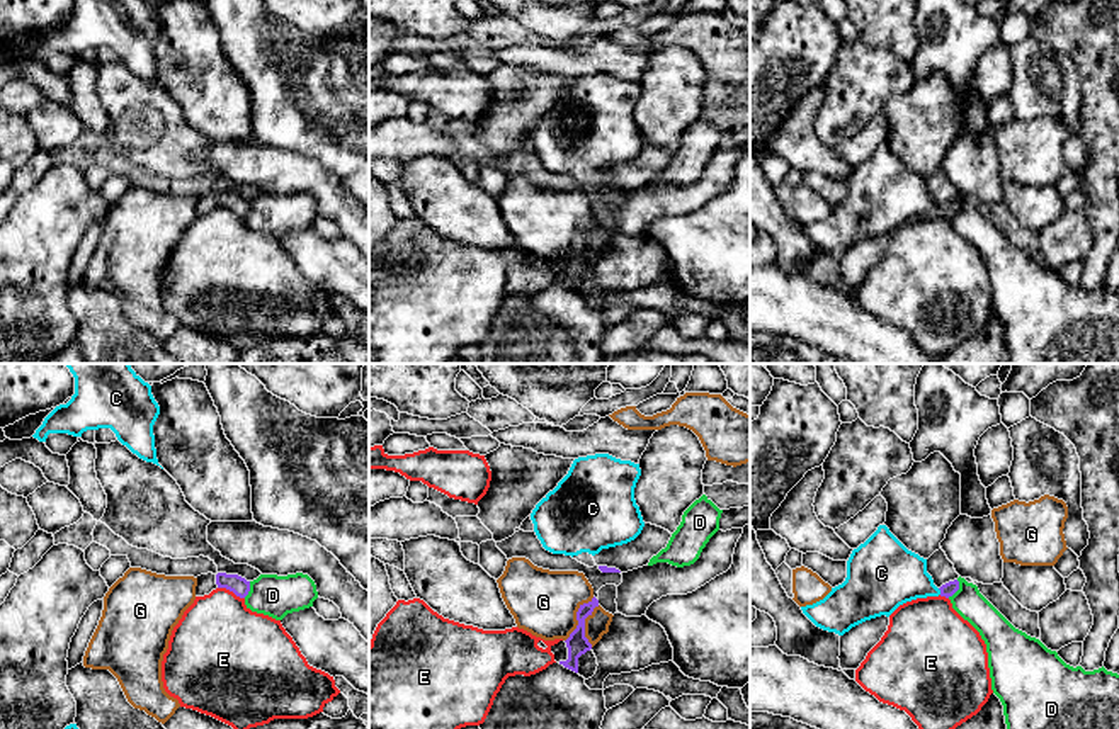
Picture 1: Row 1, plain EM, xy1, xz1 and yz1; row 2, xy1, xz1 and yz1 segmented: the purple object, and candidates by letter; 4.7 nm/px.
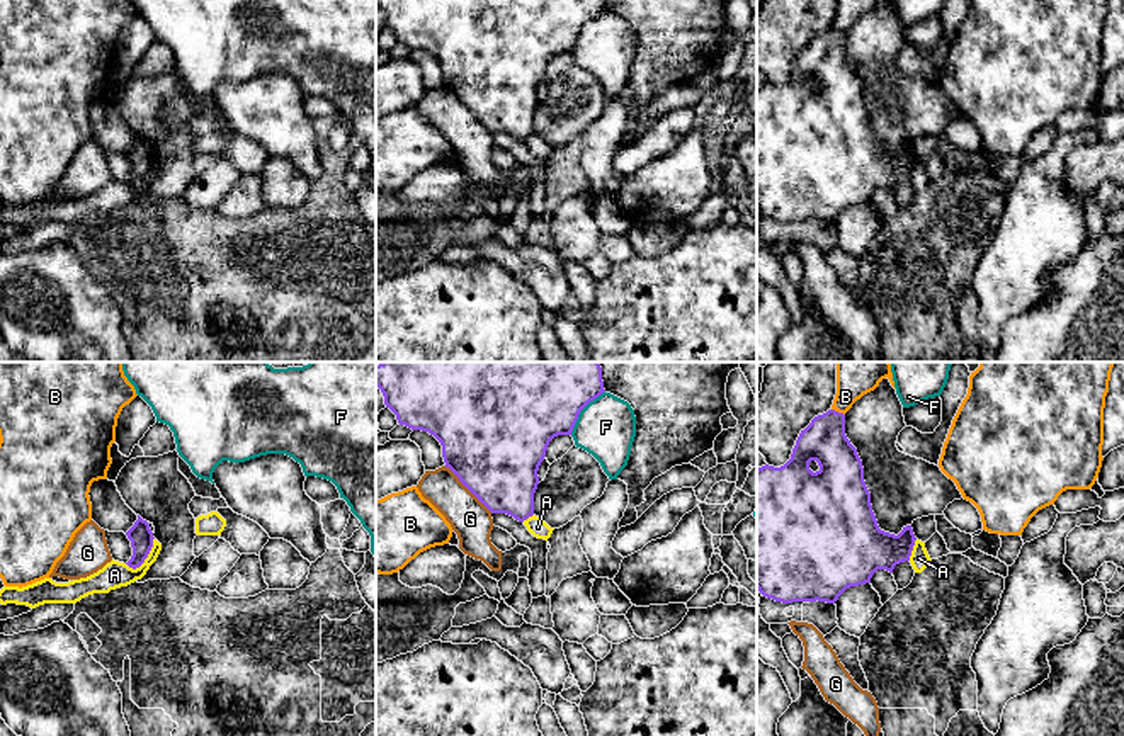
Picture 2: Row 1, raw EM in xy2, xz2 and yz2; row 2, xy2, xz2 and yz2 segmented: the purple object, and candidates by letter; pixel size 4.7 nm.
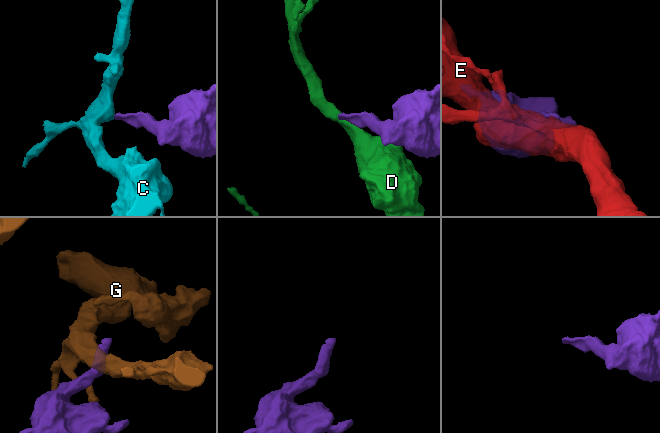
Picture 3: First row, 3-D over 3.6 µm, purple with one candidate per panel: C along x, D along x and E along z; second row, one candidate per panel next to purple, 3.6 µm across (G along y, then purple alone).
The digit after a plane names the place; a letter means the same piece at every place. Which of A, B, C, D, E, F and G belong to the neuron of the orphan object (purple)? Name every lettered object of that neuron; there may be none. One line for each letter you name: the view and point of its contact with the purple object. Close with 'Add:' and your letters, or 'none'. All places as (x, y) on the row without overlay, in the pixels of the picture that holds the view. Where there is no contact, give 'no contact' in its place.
C: contact yz1 (941, 211)
Add: C

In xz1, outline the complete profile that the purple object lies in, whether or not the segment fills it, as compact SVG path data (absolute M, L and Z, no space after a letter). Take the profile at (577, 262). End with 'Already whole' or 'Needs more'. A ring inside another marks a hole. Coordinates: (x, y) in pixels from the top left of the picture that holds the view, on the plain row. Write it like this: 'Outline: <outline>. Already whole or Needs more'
Outline: M595 216L588 223L580 224L577 231L578 245L565 260L568 267L568 279L560 280L560 284L575 292L578 292L578 277L592 268L592 263L585 257L585 238L592 235L595 226L599 226L599 219Z. Already whole

